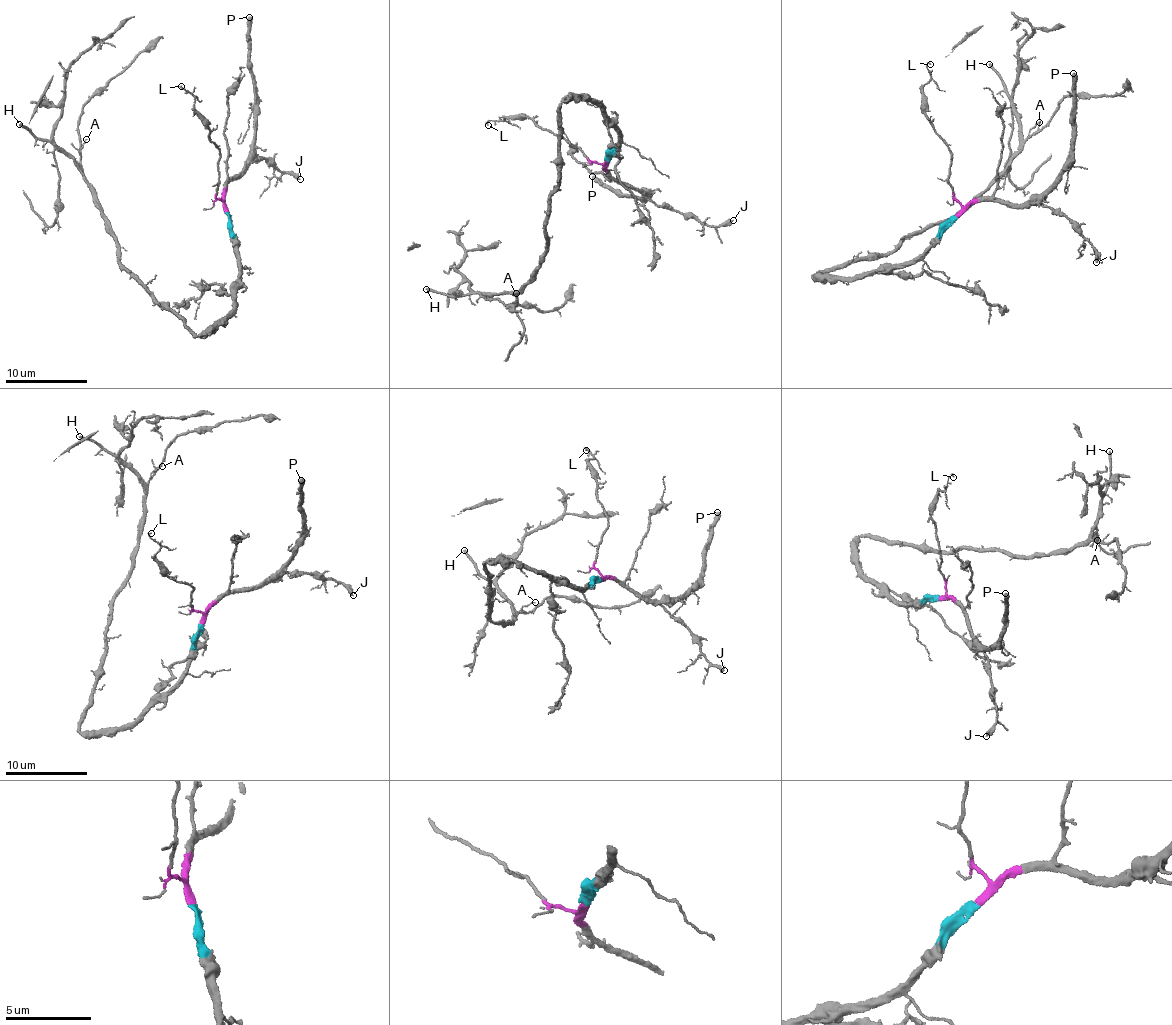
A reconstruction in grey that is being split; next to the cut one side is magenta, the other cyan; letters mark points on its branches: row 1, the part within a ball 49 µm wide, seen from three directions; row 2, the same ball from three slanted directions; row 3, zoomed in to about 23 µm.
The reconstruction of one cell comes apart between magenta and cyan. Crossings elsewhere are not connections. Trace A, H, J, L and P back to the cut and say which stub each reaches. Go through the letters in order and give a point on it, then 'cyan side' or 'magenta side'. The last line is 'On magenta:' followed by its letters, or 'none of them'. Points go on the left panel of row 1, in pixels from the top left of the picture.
A: place (86, 139); cyan side
H: place (19, 124); cyan side
J: place (300, 179); magenta side
L: place (181, 86); magenta side
P: place (249, 17); magenta side
On magenta: J, L, P

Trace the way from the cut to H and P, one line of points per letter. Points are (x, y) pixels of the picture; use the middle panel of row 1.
H: (608, 160), (620, 141), (614, 123), (596, 104), (563, 103), (544, 259), (521, 289), (425, 288)
P: (608, 160), (604, 169), (640, 189), (646, 198), (615, 191), (593, 176)

